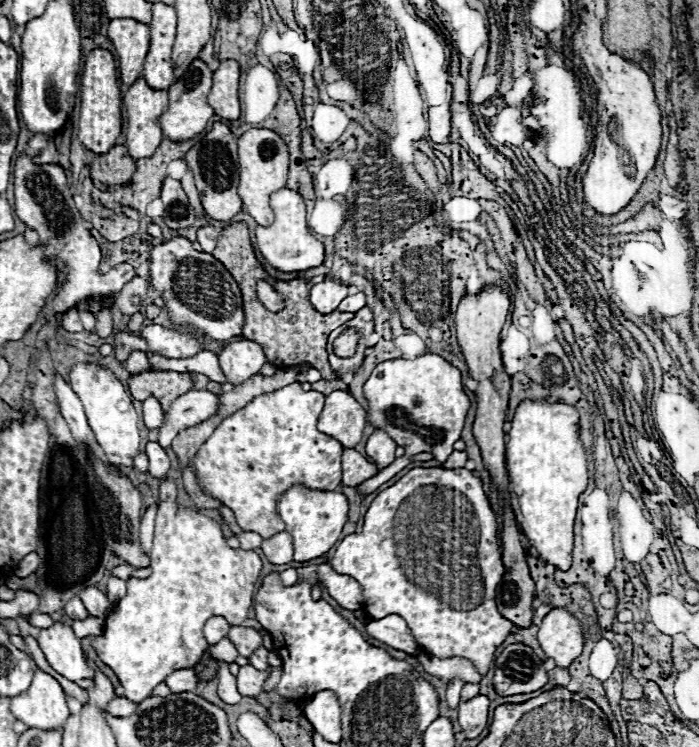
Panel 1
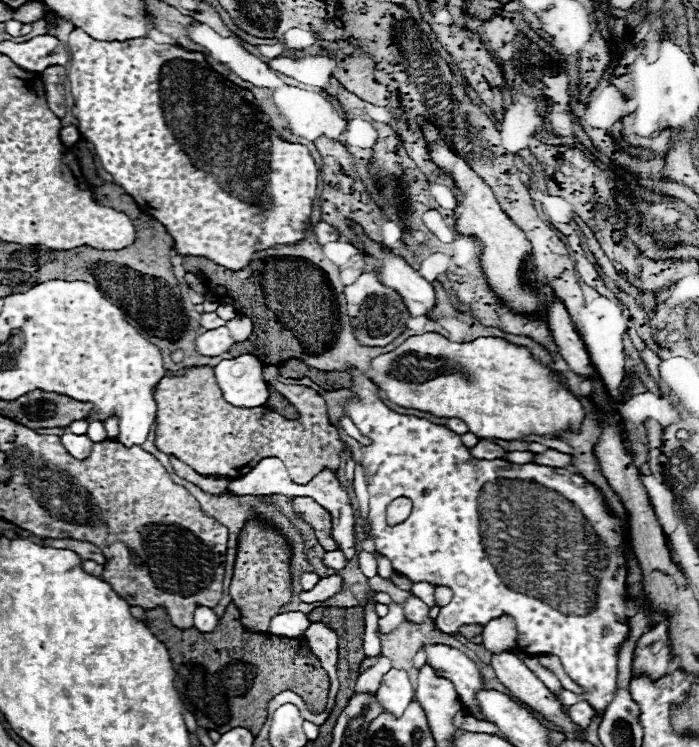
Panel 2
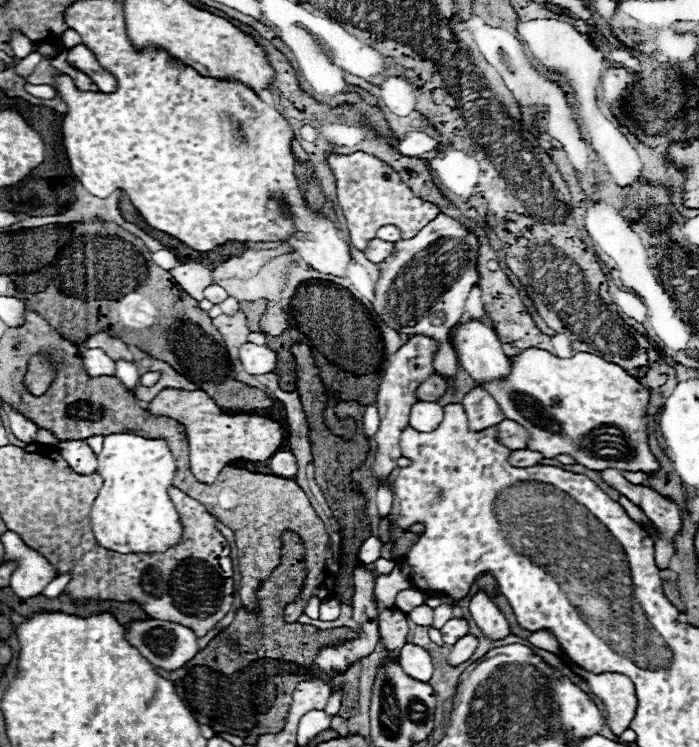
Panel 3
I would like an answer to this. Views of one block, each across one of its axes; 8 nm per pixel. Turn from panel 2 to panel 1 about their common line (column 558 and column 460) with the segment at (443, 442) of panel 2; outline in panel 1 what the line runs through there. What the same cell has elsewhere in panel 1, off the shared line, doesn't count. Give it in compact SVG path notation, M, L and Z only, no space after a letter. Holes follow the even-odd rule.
M414 468L402 476L394 486L382 490L370 504L360 534L346 536L332 558L332 568L340 574L354 576L364 594L362 610L372 618L384 618L398 614L406 620L410 634L414 636L420 652L436 658L464 658L470 660L484 676L494 660L496 648L506 640L512 630L512 622L506 620L494 602L496 586L504 576L504 564L498 552L496 514L482 490L480 478L466 468ZM402 508L400 546L408 552L406 572L402 560L398 560L398 510Z

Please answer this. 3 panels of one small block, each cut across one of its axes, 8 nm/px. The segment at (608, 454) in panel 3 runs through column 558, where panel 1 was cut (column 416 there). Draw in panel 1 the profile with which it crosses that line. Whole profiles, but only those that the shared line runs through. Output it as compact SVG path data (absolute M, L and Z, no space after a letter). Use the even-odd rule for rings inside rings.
M424 354L416 360L394 358L380 362L364 384L364 396L370 406L368 422L376 430L384 430L398 446L404 446L406 450L406 454L396 458L392 466L384 468L380 474L358 486L358 490L364 494L374 492L378 486L388 482L394 474L410 464L412 456L420 452L430 452L434 454L434 460L446 462L452 452L452 444L460 440L464 418L470 408L460 370L438 354Z

